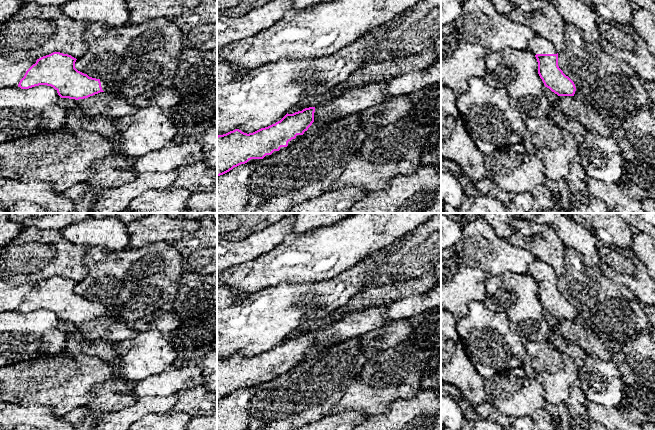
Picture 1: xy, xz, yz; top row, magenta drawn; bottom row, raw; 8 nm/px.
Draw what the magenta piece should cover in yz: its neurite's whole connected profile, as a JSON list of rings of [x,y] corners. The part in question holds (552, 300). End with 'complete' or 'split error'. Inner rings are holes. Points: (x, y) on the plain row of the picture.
[[[535,259],[530,265],[528,274],[538,286],[538,298],[545,311],[558,320],[574,320],[574,306],[558,290],[558,275],[546,262]]] | split error

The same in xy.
[[[53,276],[37,283],[20,304],[18,311],[29,313],[39,309],[53,311],[61,322],[86,323],[108,314],[107,308],[89,301],[75,292],[76,282]]] | split error

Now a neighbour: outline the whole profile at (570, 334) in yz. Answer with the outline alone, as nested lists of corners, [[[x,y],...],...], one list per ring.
[[[559,320],[559,327],[563,337],[576,344],[583,354],[591,354],[597,361],[605,357],[599,335],[594,330],[588,330],[574,320]]]

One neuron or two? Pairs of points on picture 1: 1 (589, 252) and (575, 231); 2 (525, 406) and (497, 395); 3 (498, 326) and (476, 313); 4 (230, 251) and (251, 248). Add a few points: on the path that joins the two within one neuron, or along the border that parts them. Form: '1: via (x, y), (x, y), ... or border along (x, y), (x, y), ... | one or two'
1: via (588, 247), (577, 236) | one
2: via (518, 399), (514, 395), (504, 395) | one
3: via (493, 326), (487, 324), (481, 318) | one
4: via (235, 251), (246, 250) | one

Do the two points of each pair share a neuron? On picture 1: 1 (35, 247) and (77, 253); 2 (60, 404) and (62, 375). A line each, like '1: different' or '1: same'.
1: same
2: same

